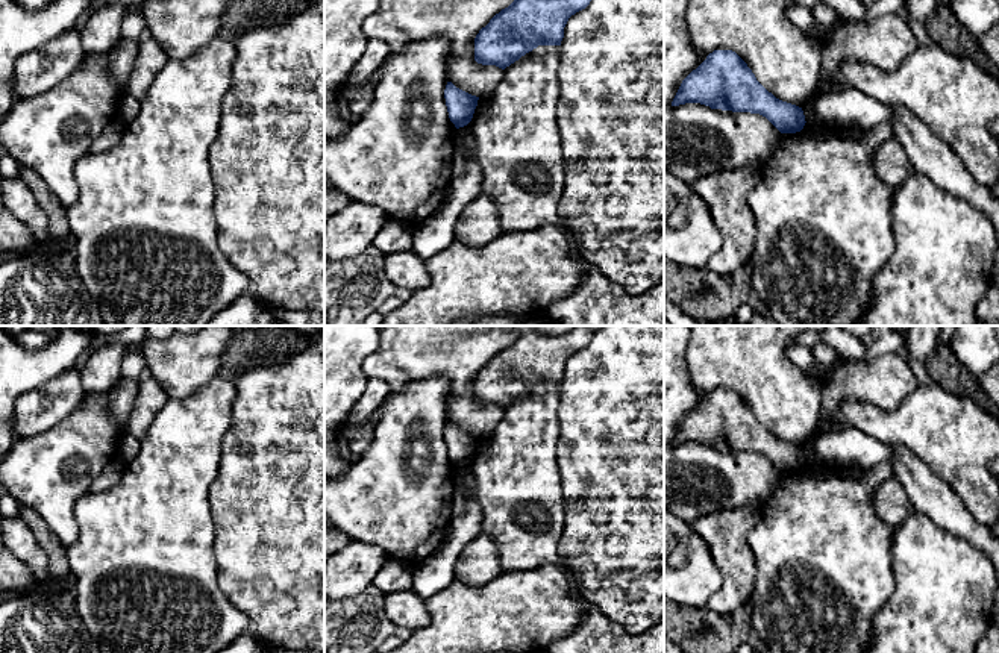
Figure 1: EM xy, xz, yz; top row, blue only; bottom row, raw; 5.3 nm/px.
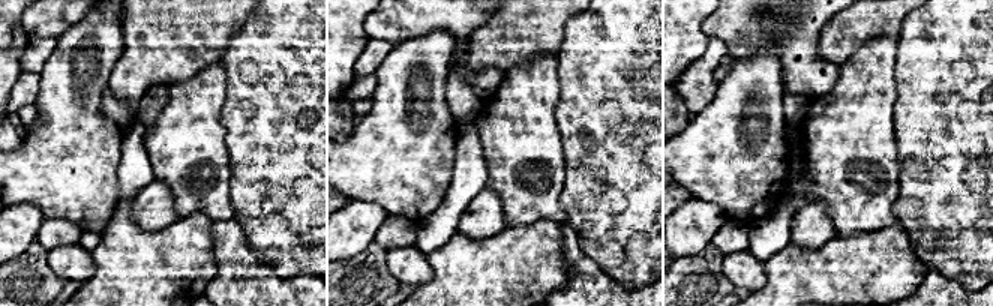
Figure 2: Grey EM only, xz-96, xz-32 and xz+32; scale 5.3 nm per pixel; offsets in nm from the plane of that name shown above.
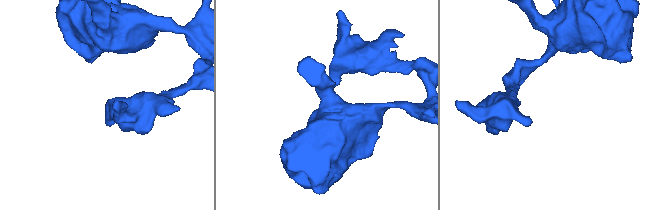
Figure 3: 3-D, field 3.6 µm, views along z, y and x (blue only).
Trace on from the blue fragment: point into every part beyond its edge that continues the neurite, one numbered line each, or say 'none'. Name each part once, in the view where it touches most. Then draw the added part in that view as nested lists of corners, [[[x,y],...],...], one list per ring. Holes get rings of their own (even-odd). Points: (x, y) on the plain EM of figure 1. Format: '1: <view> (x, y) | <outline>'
none

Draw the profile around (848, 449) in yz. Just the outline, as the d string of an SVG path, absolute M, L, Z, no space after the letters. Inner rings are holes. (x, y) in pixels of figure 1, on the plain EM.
M849 427L841 432L814 433L802 445L806 462L820 462L831 470L869 470L890 462L893 448L861 430Z

